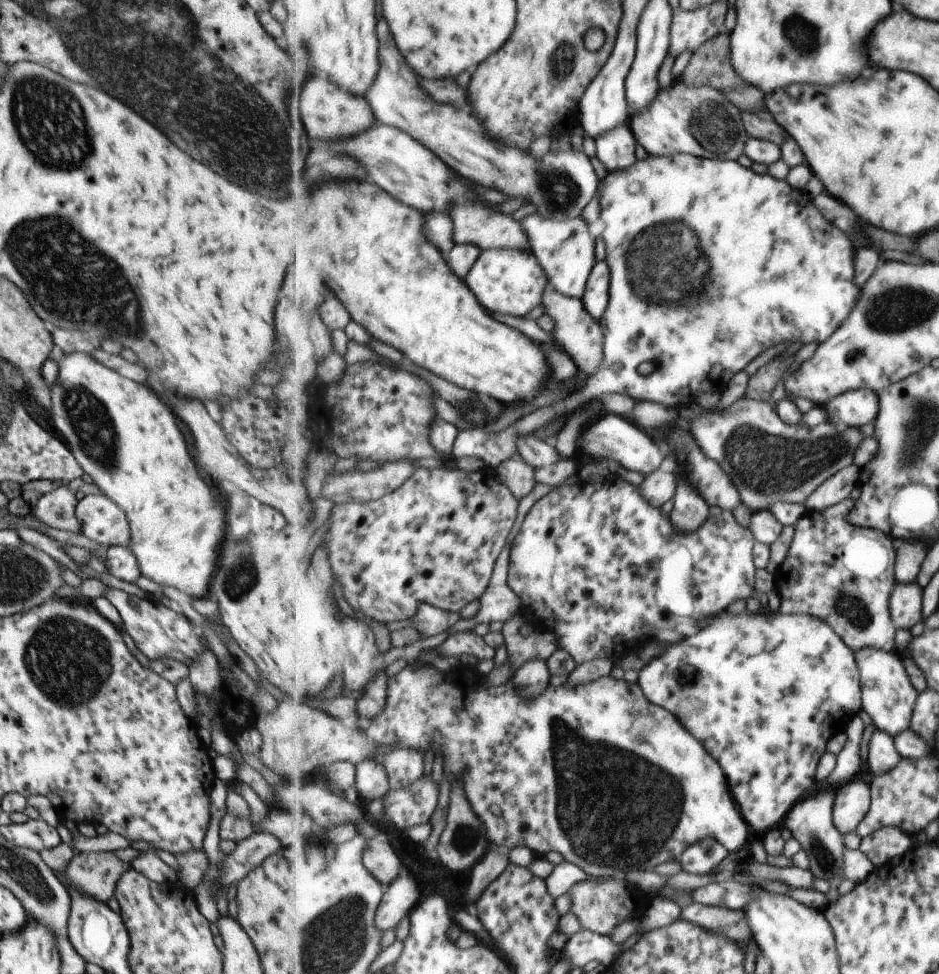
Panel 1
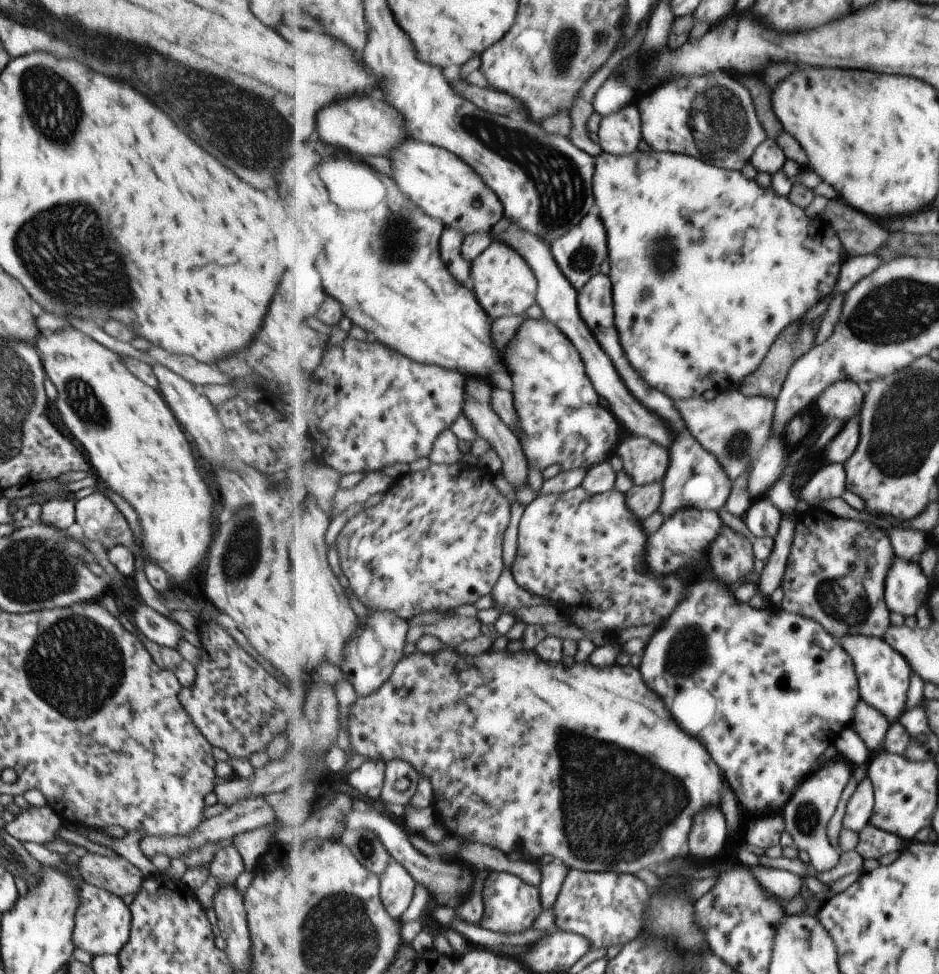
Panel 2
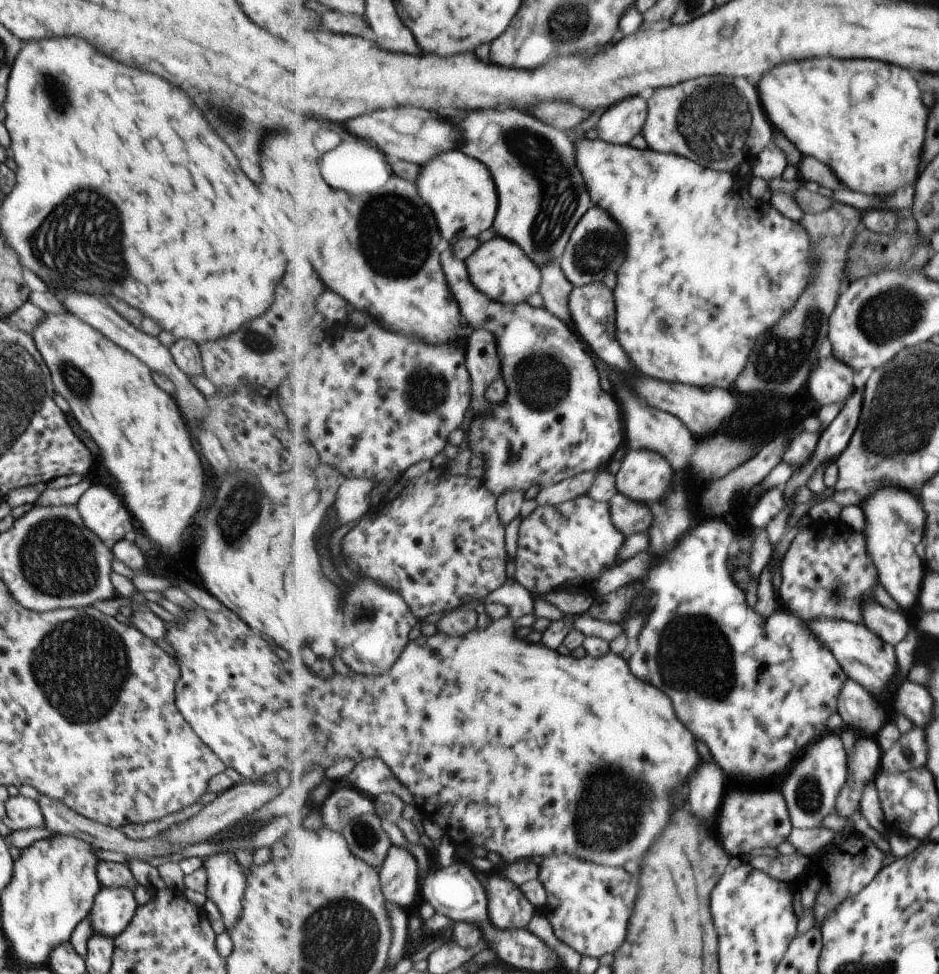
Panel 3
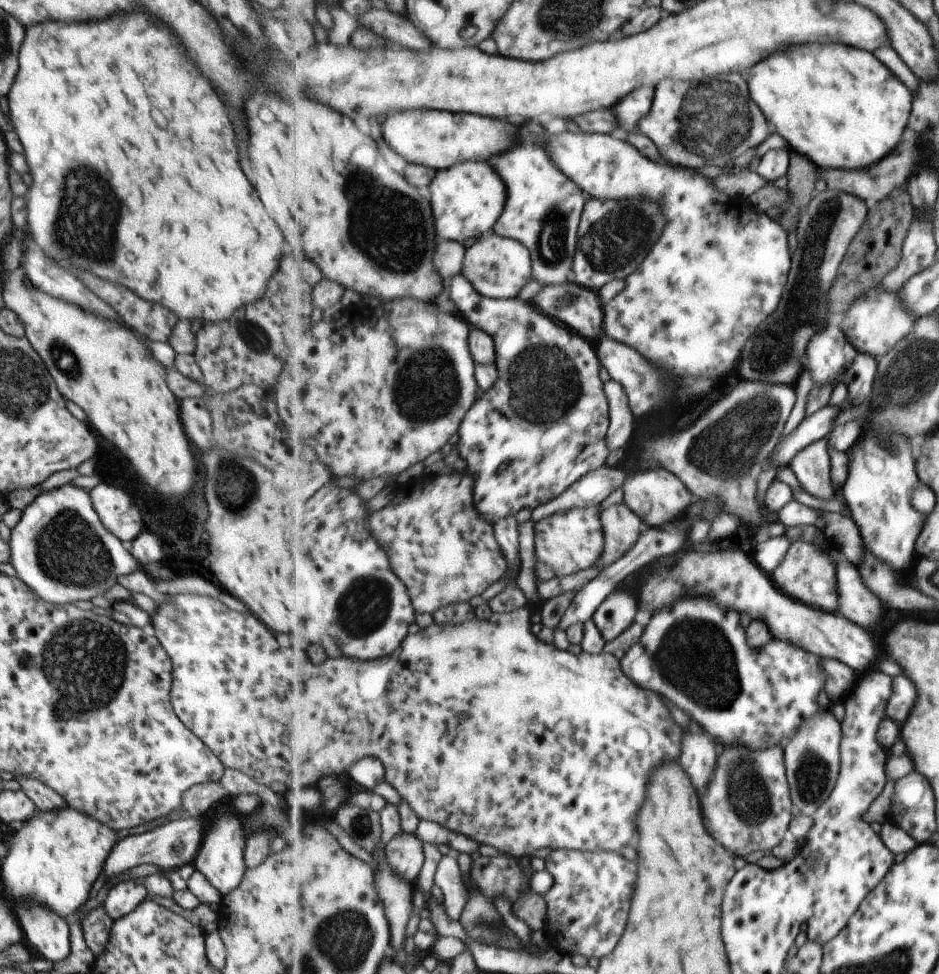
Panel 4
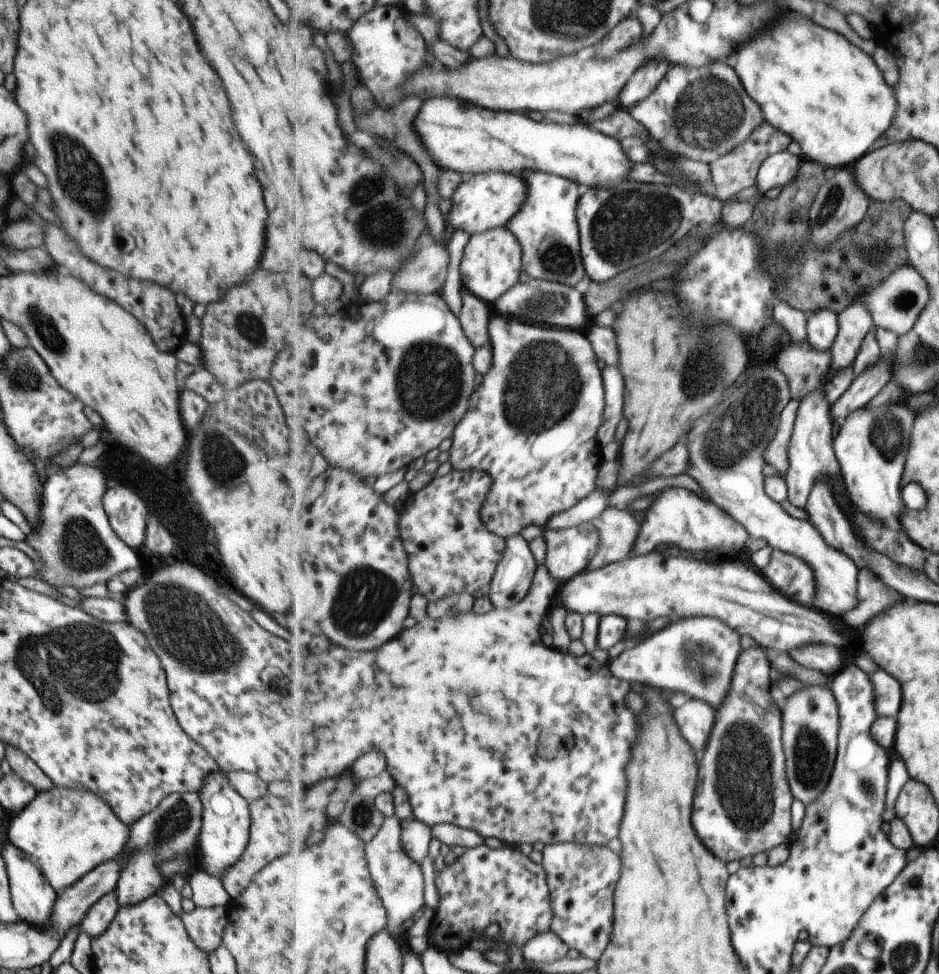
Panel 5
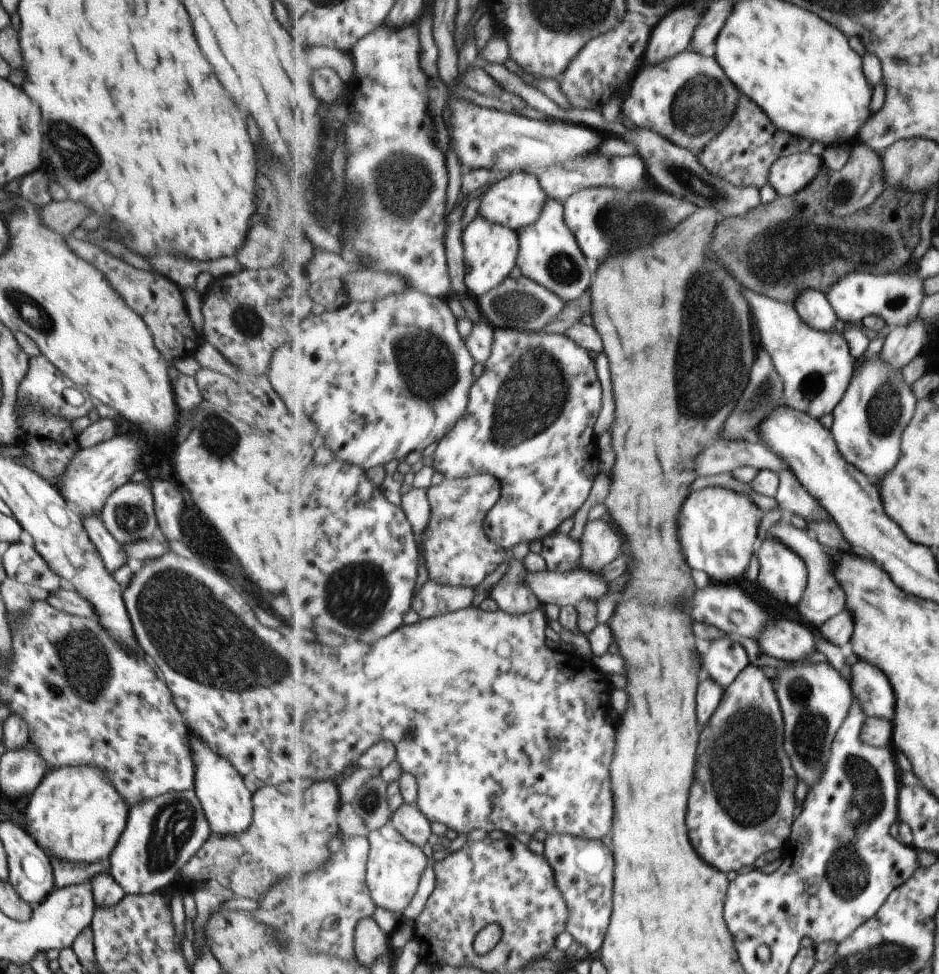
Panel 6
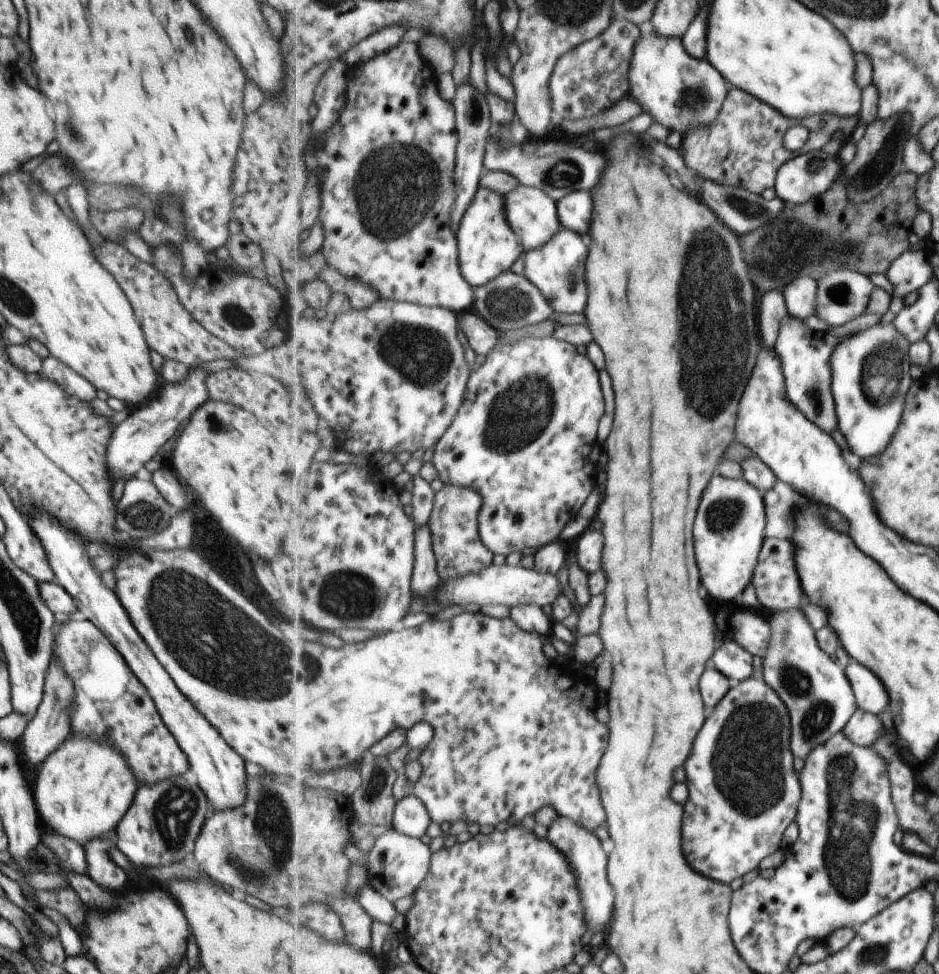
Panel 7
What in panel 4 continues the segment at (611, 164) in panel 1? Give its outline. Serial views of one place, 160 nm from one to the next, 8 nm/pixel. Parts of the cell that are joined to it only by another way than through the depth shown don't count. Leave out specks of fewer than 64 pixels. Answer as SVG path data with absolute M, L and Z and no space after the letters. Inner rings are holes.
M641 85L626 94L613 108L616 112L618 127L626 132L637 131L638 122L650 113L656 88L651 85Z

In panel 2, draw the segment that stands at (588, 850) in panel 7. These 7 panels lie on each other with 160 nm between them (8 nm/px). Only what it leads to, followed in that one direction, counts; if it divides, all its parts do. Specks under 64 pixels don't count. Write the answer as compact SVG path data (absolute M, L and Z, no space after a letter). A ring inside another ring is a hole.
M569 869L561 894L554 907L556 926L564 932L575 932L591 942L591 948L625 947L641 935L643 914L647 908L647 884L633 874L585 872Z

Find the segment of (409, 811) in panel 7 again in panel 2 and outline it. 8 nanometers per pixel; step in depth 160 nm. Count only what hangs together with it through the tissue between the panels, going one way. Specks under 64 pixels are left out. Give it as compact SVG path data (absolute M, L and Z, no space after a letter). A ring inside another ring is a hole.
M397 861L389 864L387 871L380 876L380 879L382 880L383 906L395 920L399 920L413 902L417 882L407 868Z

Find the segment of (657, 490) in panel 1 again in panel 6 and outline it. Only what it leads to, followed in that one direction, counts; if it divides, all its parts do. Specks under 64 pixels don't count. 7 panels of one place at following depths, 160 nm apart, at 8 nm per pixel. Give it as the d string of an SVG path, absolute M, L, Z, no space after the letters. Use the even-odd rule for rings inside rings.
M605 520L587 523L582 543L581 568L599 572L621 554L621 536Z

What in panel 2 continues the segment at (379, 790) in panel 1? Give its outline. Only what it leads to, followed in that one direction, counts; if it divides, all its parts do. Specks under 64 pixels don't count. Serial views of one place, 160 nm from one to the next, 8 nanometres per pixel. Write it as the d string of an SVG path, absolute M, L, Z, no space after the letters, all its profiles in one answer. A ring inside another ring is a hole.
M368 759L359 768L351 771L348 783L363 796L381 798L386 780L387 765L384 760Z

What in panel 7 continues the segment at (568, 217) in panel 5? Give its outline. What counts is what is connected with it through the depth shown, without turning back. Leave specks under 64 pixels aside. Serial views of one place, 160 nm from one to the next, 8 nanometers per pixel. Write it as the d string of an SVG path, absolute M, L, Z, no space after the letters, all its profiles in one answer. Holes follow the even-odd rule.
M562 228L545 246L525 252L524 275L542 290L550 300L555 312L581 314L587 304L587 284L585 284L585 260L587 260L585 240L572 229Z

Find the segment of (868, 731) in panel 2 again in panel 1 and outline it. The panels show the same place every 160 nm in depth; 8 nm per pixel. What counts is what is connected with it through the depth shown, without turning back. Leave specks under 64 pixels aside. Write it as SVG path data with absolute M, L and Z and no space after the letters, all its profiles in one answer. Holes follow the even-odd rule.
M876 726L868 748L867 764L875 775L889 772L903 758L897 750L894 736Z

